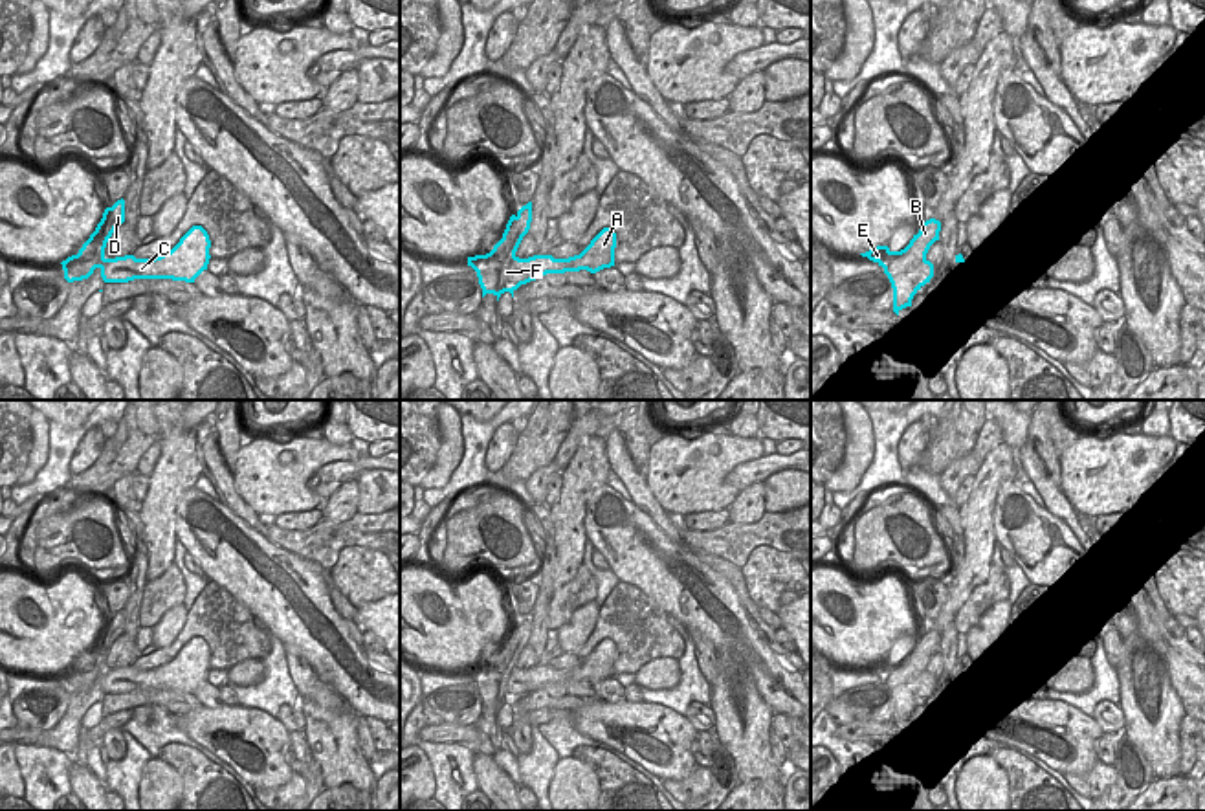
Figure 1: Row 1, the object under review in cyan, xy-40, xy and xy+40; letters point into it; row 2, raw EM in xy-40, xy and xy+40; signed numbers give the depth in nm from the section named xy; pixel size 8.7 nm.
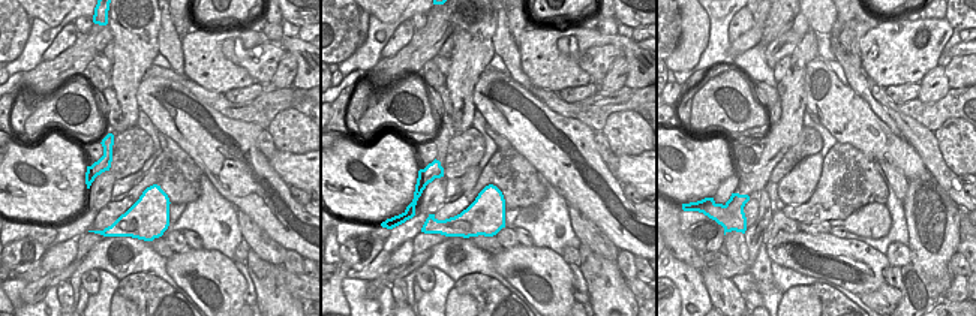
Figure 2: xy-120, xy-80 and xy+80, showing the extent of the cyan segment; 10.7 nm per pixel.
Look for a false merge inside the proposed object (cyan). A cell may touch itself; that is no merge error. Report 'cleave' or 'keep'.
cleave

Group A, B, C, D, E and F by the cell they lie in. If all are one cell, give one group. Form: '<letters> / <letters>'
A C E F / B D

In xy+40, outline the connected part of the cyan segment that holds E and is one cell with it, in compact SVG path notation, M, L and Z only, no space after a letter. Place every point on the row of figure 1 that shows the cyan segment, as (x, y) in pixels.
M910 244L901 251L891 251L888 246L877 246L862 257L884 268L893 288L893 312L912 306L913 295L934 277L934 264L930 261L917 261Z

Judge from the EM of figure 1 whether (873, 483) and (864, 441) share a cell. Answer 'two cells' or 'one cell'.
two cells

